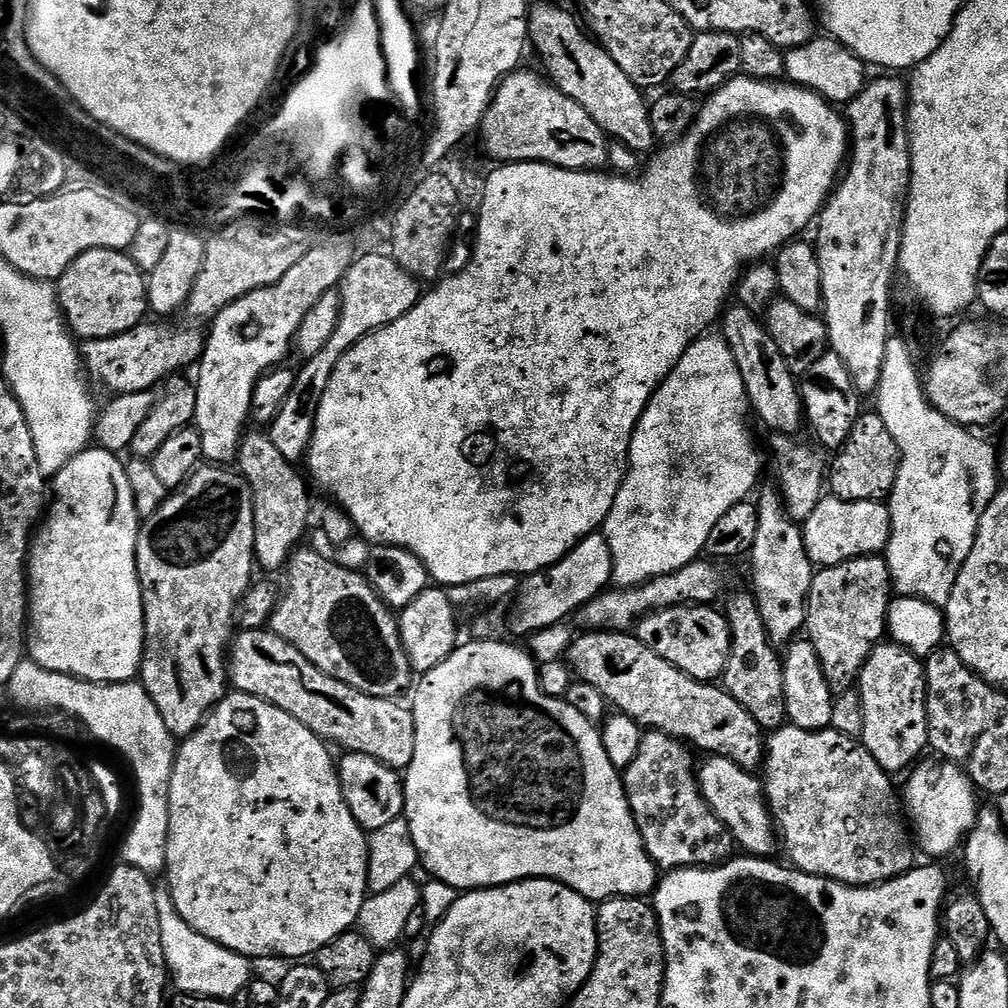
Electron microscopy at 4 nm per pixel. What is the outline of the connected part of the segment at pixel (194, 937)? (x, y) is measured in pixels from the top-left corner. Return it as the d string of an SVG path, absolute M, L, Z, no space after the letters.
M160 874L160 877L157 875L153 884L154 900L159 912L162 950L166 955L175 988L177 986L176 990L185 995L208 996L227 1001L235 999L253 977L251 959L222 947L189 926L174 906L170 880L166 874Z

